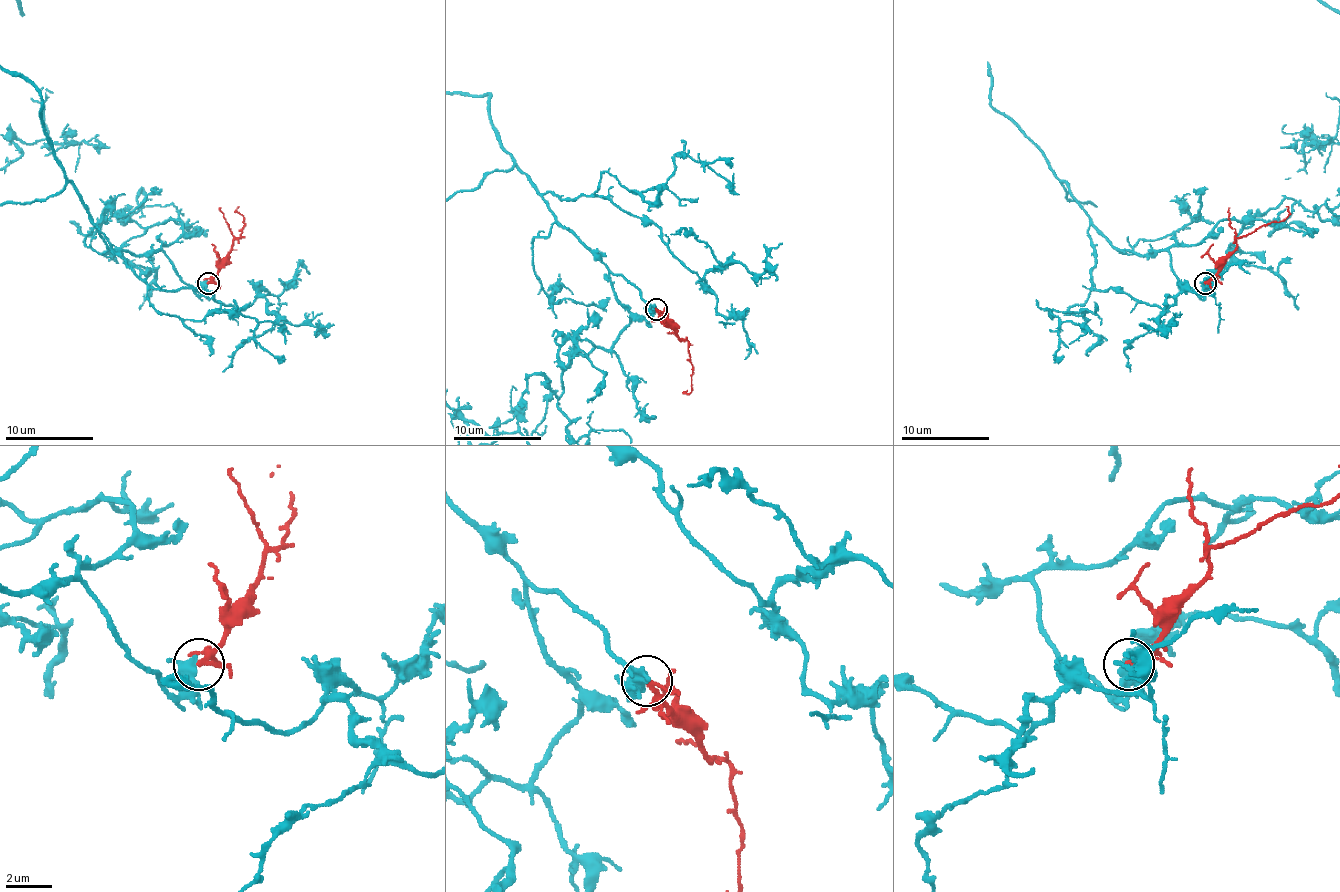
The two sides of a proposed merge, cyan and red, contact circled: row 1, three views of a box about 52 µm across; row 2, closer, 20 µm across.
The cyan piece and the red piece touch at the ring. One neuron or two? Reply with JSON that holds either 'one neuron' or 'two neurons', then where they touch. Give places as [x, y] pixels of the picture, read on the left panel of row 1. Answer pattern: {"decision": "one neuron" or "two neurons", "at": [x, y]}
{"decision": "two neurons", "at": [208, 283]}

